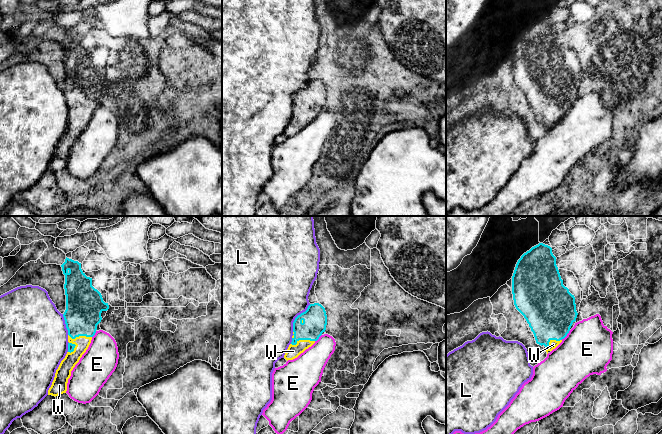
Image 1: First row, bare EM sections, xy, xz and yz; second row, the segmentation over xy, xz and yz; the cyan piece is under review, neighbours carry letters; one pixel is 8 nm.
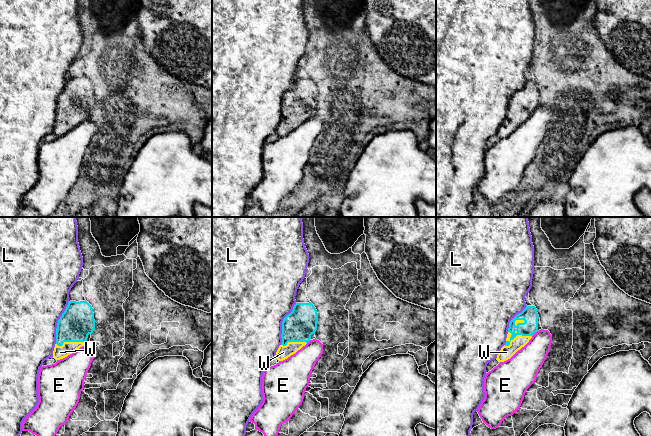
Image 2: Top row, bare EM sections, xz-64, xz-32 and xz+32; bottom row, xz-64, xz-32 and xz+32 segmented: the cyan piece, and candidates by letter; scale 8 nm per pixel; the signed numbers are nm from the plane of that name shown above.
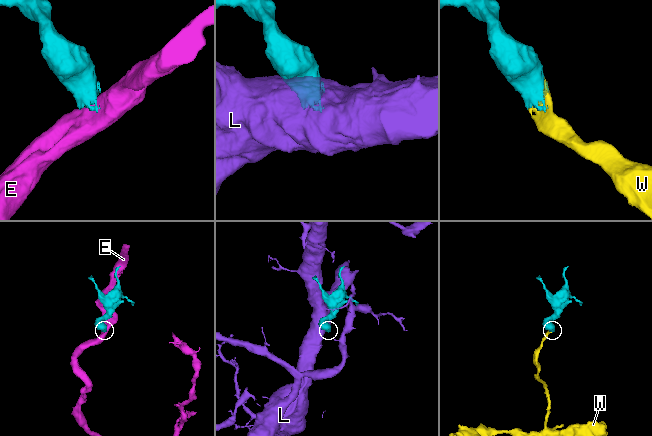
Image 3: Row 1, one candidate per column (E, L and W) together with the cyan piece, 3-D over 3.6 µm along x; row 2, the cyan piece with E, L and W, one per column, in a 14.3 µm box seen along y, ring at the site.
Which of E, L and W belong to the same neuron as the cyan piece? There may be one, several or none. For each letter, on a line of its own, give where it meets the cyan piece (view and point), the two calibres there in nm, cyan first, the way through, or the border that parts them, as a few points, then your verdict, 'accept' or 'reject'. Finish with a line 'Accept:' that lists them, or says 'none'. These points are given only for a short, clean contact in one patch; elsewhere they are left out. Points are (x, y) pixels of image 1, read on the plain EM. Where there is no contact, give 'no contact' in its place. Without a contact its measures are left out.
E: yz (566, 111) | 420/400 nm | along yz (570, 106), (561, 115) | reject
L: xz (296, 93) | 190/500 nm | reject
W: xz (302, 115) | 190/110 nm | accept
Accept: W

